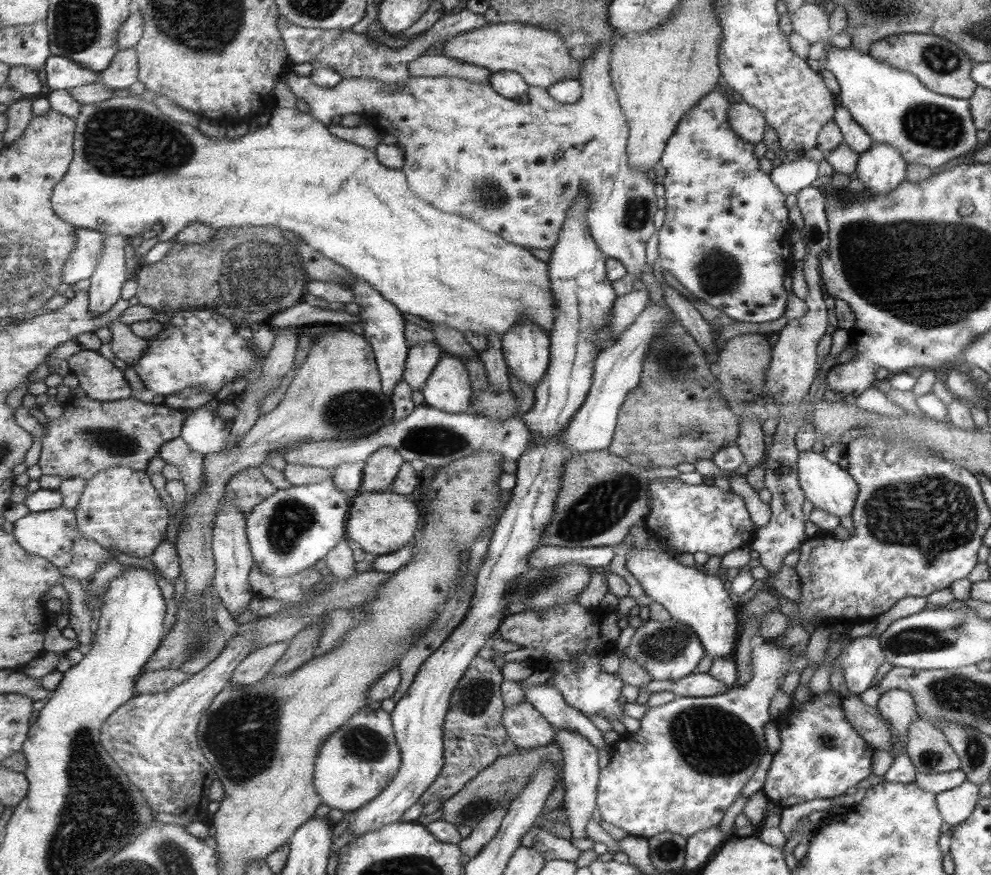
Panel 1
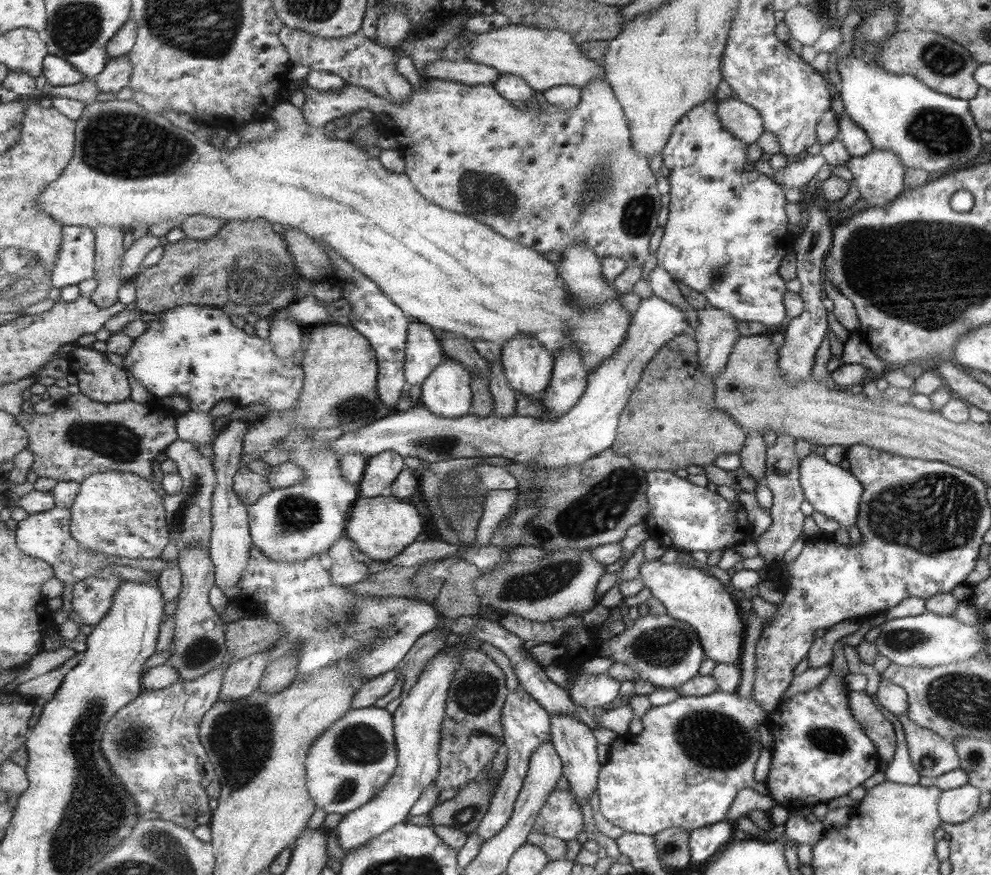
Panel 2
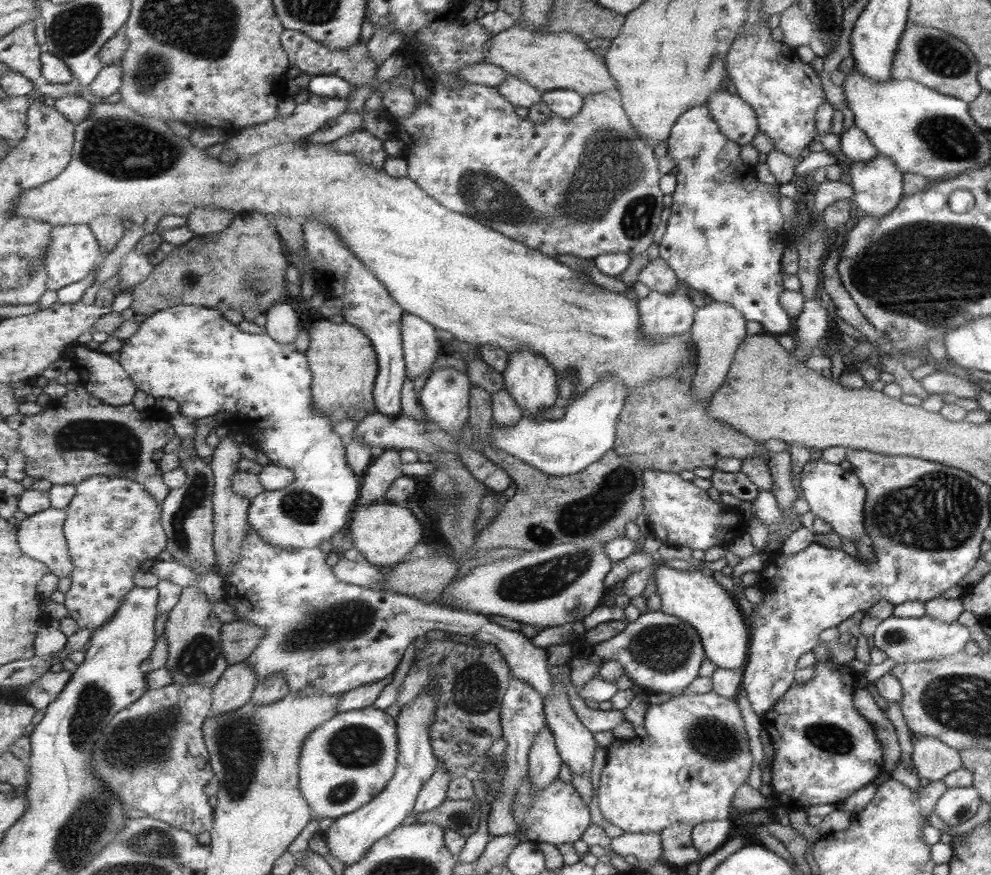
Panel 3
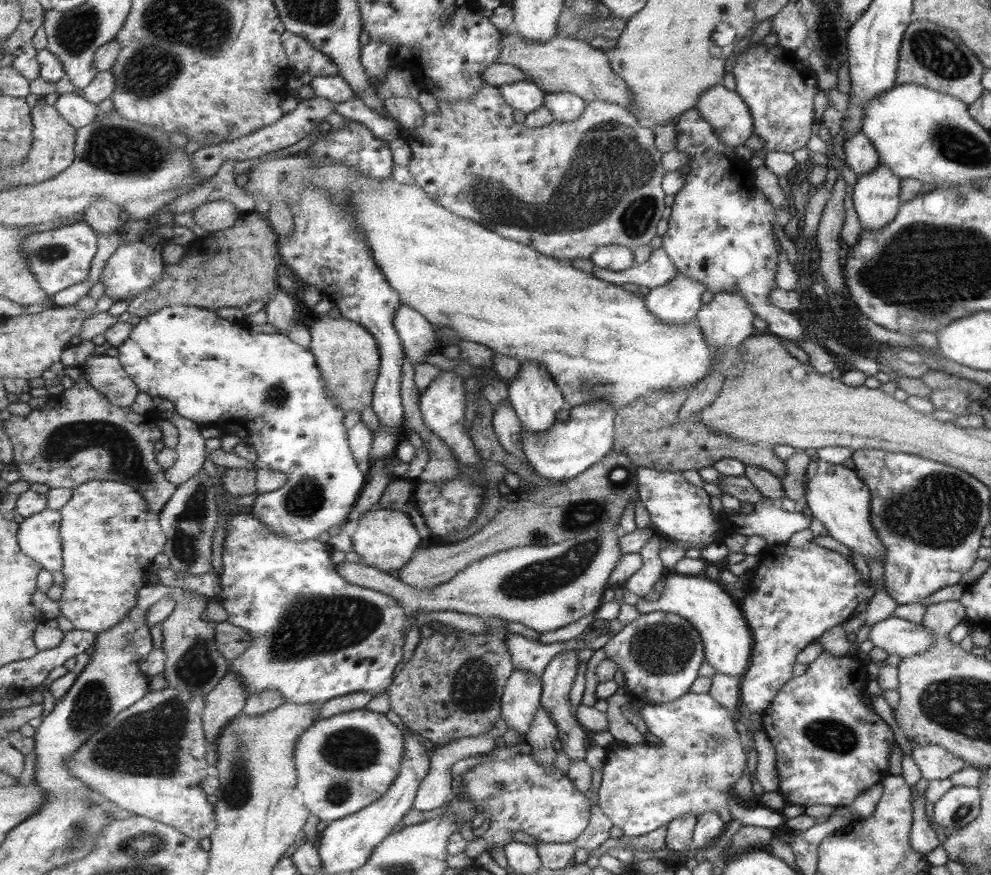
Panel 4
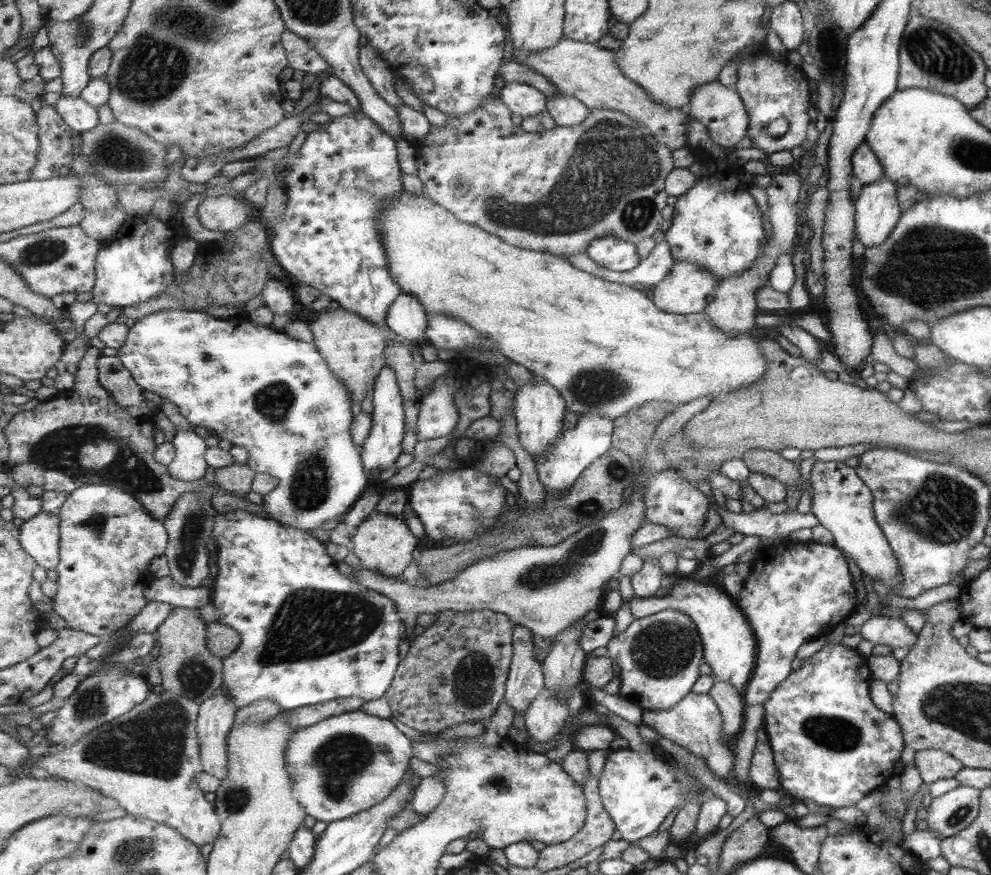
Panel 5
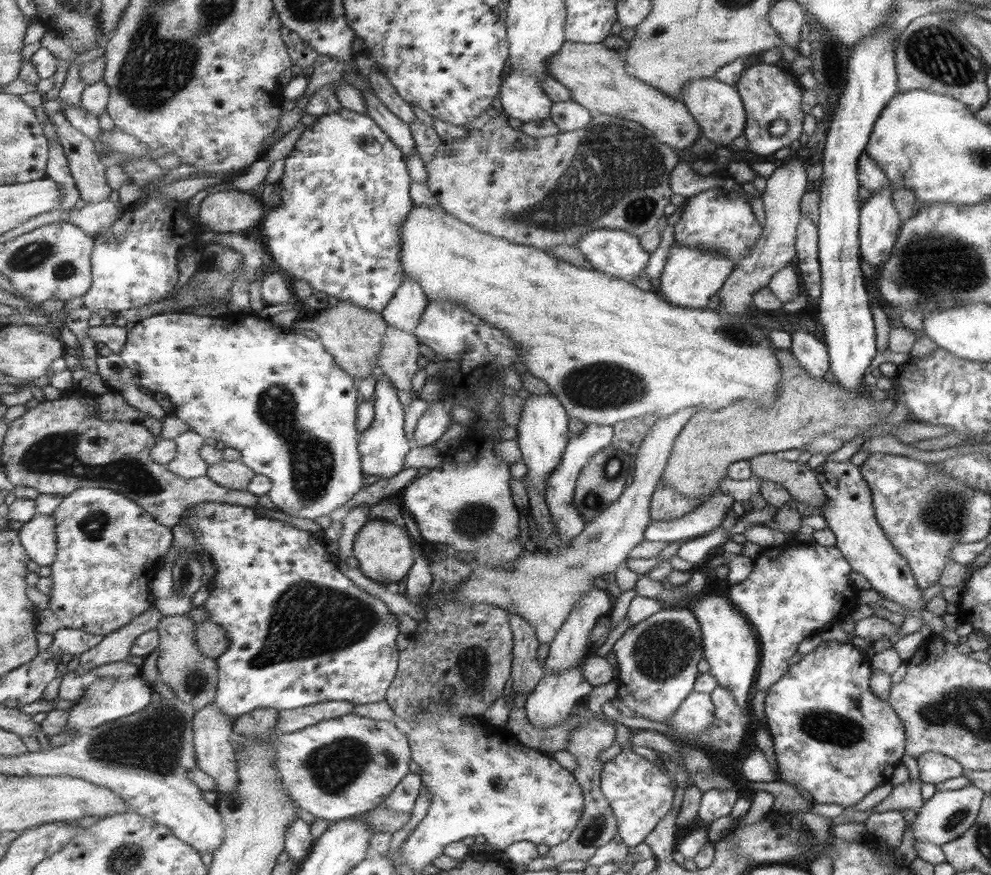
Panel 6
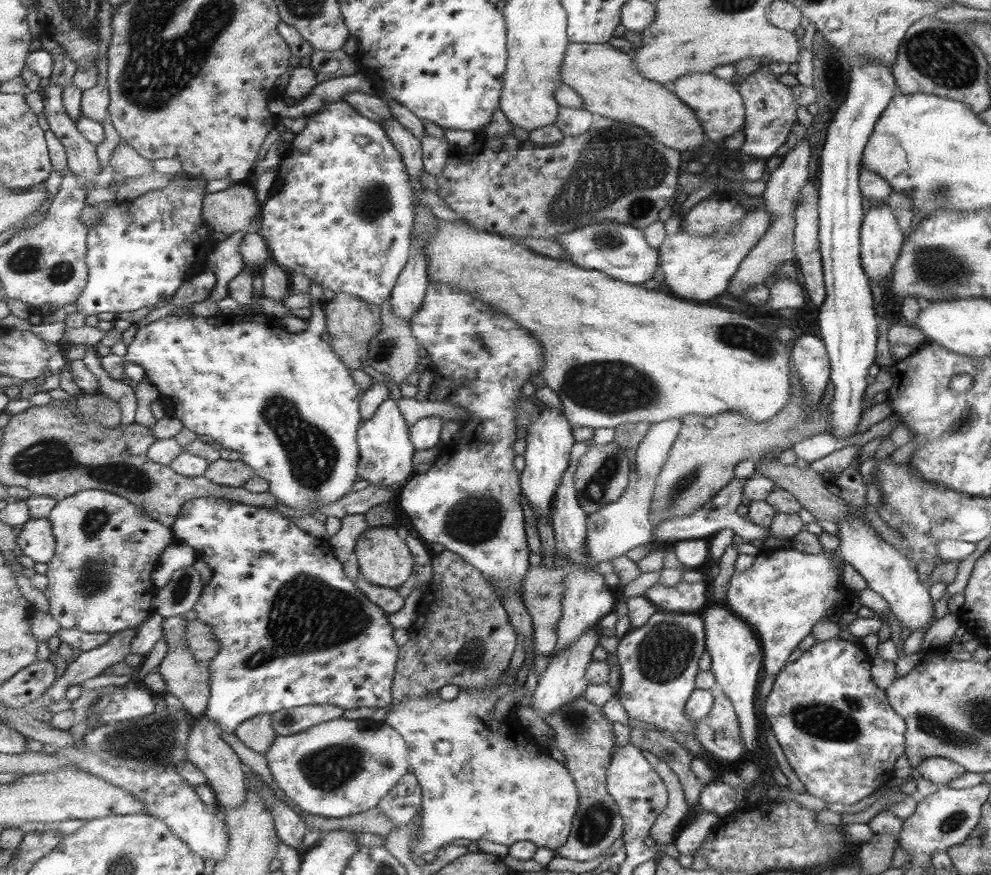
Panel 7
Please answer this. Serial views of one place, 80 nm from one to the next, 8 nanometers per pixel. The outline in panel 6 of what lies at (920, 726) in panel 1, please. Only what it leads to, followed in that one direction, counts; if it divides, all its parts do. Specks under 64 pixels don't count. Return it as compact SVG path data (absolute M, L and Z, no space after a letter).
M923 753L916 758L918 766L918 779L927 784L937 783L958 777L963 770L963 766L955 759L939 753Z

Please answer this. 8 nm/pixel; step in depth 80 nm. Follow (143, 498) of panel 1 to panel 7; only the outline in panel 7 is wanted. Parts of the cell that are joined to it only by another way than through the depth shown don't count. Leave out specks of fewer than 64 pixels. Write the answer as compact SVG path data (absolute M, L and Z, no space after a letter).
M89 489L82 490L69 498L64 498L59 505L55 507L49 516L51 524L54 526L54 533L56 536L56 555L48 564L48 571L46 575L50 578L49 588L44 593L49 600L49 611L61 623L63 629L79 629L92 633L106 632L109 634L121 633L125 629L130 629L139 626L151 614L154 613L154 600L158 595L159 589L154 585L153 574L158 568L159 561L162 554L168 546L176 542L174 530L172 527L163 525L161 522L154 520L148 514L143 512L143 509L136 506L128 498L123 498L118 494L112 493L108 490Z

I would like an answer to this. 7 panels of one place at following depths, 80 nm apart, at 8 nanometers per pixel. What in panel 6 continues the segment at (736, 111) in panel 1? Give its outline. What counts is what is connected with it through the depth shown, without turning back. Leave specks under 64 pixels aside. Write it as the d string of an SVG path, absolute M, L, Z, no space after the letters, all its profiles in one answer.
M713 77L697 78L682 88L681 102L698 123L700 134L715 145L730 145L733 138L741 136L741 132L744 132L746 112L743 112L744 106L736 86L723 84Z

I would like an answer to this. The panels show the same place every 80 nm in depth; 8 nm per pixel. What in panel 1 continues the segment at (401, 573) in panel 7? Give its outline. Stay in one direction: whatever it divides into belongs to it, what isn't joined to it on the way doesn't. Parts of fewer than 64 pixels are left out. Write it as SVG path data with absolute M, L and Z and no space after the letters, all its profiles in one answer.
M395 491L361 493L354 496L350 519L348 520L348 538L358 542L367 552L382 557L412 544L417 538L419 528L419 508L412 497Z

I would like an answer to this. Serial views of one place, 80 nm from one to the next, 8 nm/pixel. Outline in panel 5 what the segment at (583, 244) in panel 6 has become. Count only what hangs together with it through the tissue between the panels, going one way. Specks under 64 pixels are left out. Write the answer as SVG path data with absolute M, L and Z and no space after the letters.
M618 235L594 240L587 253L595 262L615 272L631 270L639 262L635 254L635 243L627 242Z

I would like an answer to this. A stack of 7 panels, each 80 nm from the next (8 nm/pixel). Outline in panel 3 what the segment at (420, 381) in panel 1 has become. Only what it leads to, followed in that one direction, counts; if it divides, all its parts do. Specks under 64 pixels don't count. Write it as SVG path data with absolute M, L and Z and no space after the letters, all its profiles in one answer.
M410 312L404 313L402 329L408 377L415 382L425 372L435 370L435 362L444 352L443 342L432 324Z

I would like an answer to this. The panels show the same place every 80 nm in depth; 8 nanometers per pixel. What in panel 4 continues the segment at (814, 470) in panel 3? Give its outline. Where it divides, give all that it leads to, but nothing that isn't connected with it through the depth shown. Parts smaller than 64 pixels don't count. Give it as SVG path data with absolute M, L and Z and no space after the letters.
M823 460L809 461L804 470L806 485L804 498L812 518L826 526L831 538L859 553L864 560L868 557L882 564L885 550L873 531L870 522L870 491L855 470Z

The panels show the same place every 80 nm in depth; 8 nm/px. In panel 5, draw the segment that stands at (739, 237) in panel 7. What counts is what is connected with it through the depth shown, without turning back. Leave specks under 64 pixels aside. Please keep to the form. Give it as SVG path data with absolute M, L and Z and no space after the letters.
M674 260L669 274L653 287L651 298L667 314L697 314L709 304L705 299L717 282L705 266Z

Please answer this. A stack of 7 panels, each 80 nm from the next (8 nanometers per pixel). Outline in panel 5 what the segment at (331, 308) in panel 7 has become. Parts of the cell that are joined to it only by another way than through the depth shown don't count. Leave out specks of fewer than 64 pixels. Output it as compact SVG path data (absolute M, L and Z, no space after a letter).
M339 308L336 311L321 312L320 319L310 324L314 336L313 342L318 350L329 362L331 371L339 376L339 381L351 390L353 404L362 405L367 397L372 397L375 383L381 372L386 369L386 349L388 339L395 337L395 332L389 326L378 326L378 323L369 322L358 314Z

